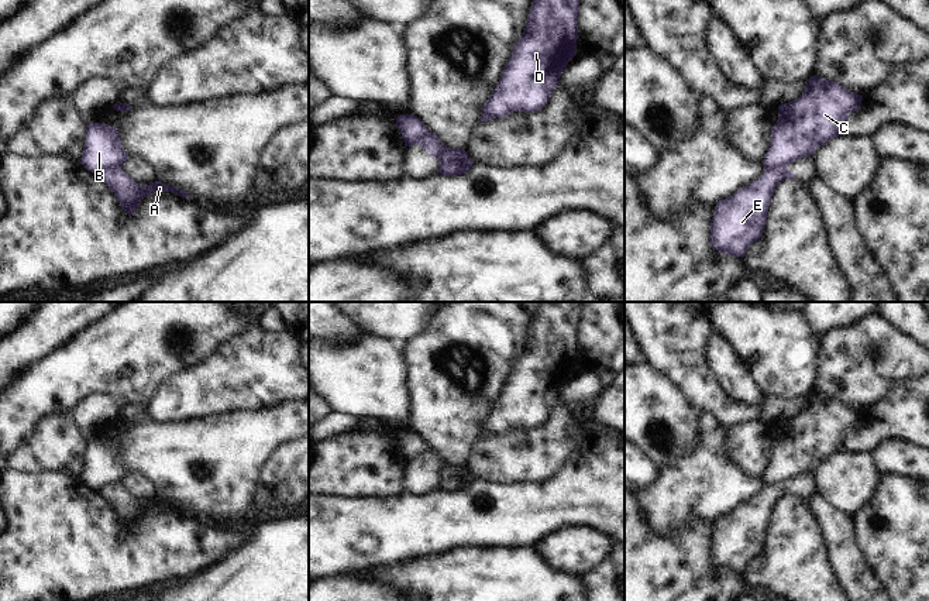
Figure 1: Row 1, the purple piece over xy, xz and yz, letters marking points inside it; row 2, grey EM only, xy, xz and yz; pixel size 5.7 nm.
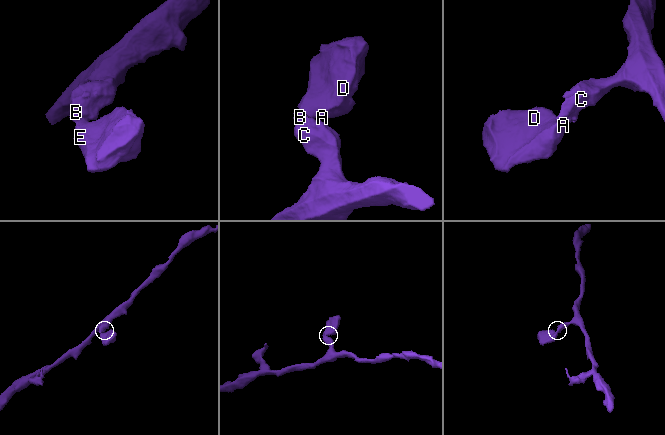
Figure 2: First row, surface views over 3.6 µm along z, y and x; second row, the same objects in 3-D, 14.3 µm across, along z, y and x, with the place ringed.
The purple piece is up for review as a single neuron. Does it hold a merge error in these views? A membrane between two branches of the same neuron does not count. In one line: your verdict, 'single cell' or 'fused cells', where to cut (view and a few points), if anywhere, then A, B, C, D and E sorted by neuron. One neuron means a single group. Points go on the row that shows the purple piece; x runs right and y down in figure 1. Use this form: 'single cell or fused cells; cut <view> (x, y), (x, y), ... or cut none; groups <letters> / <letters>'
fused cells; cut xy (120, 167), (103, 170), (97, 175); groups A D E / B C

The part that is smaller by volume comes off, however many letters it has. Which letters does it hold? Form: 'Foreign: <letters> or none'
Foreign: A, D, E

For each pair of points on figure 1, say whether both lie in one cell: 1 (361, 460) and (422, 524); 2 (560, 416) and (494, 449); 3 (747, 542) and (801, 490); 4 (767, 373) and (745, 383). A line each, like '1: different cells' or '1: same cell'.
1: different cells
2: same cell
3: same cell
4: different cells

